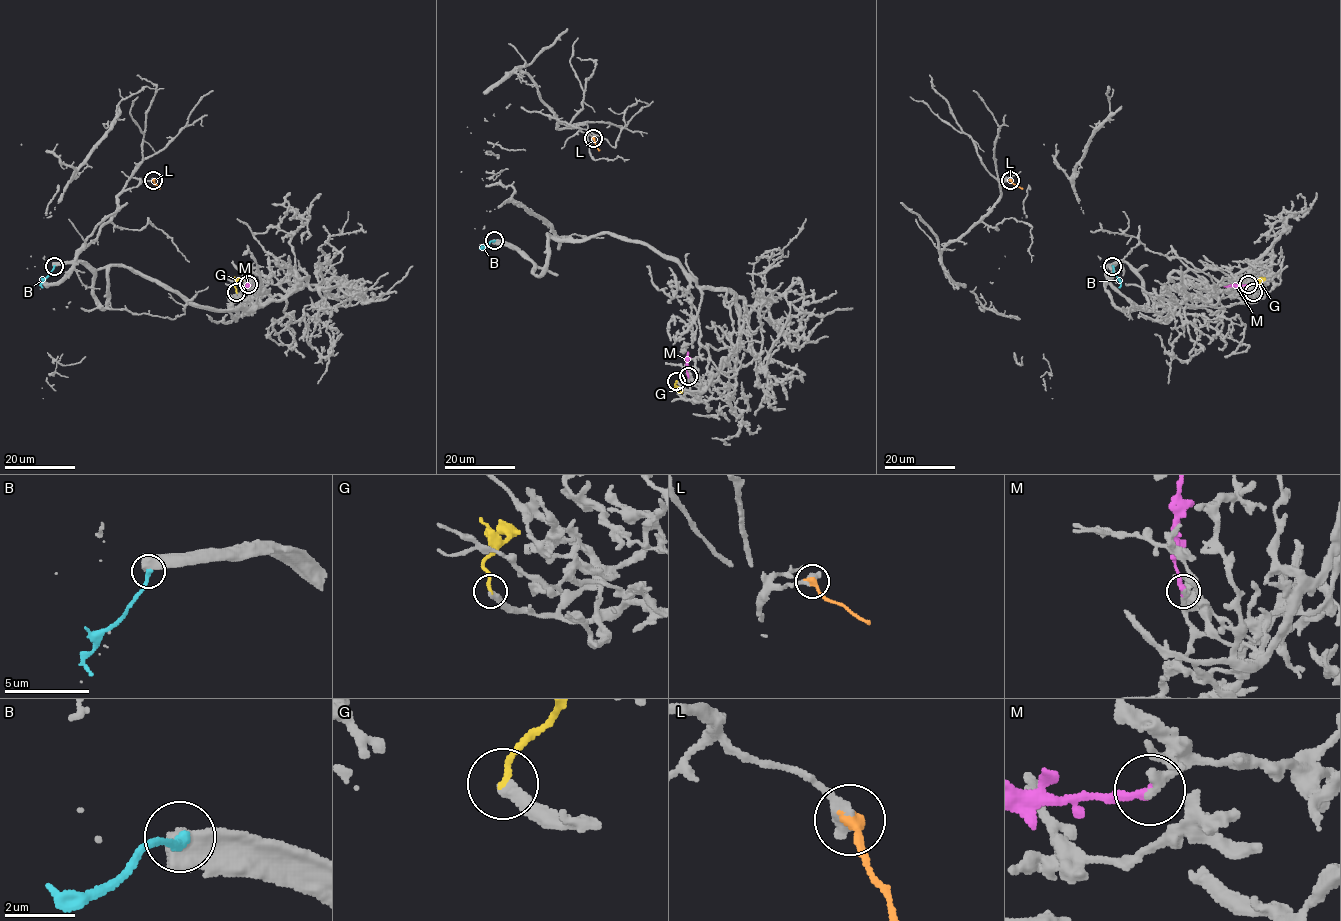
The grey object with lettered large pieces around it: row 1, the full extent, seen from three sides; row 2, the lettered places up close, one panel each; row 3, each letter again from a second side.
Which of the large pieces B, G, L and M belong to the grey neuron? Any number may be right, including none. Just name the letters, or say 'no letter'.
L, M

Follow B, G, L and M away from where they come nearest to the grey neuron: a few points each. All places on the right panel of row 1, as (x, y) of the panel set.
B: (1112, 265), (1113, 272), (1120, 280), (1118, 288)
G: (1252, 292), (1265, 277)
L: (1010, 180), (1022, 189)
M: (1248, 284), (1223, 287)

